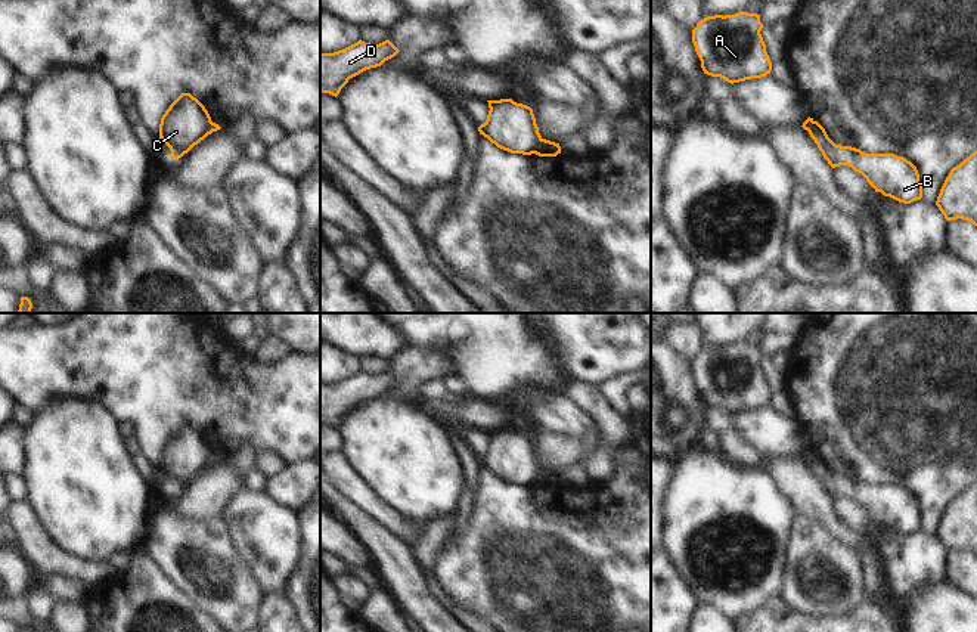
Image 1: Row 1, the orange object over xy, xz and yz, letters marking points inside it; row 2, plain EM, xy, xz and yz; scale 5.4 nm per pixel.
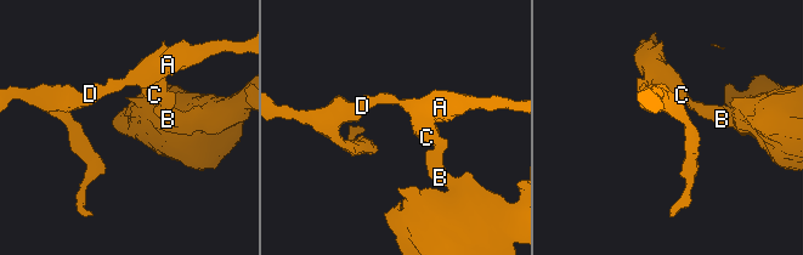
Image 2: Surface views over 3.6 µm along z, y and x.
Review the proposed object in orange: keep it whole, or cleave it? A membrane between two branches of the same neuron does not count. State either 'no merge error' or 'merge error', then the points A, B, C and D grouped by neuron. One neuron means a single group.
merge error | A C D / B

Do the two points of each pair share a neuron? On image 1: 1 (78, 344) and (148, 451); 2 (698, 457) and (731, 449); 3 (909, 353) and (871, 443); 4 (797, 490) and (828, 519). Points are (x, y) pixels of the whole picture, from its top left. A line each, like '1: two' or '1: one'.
1: one
2: two
3: one
4: one

